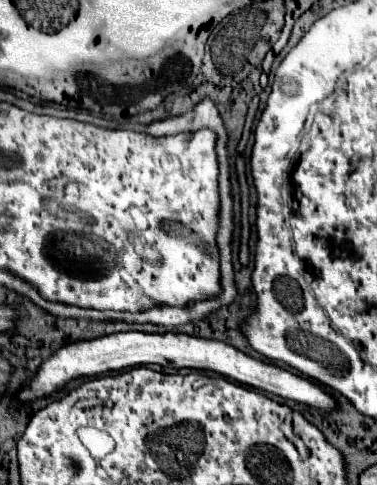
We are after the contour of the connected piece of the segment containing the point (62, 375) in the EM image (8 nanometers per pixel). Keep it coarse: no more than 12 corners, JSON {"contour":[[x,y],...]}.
{"contour":[[112,333],[64,345],[22,387],[46,397],[76,377],[140,365],[214,371],[282,399],[338,409],[314,381],[228,343]]}

